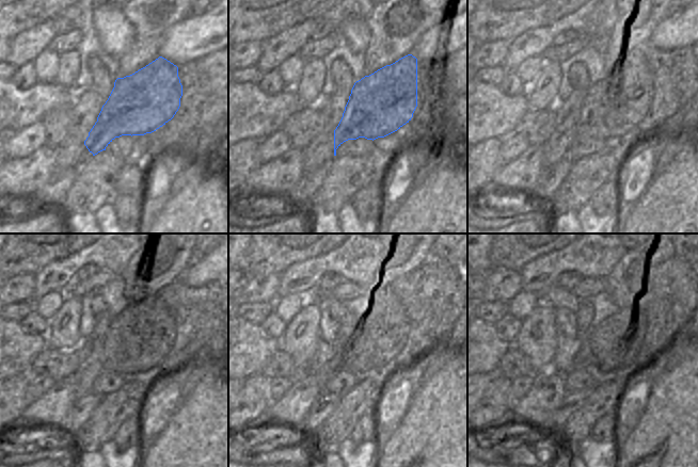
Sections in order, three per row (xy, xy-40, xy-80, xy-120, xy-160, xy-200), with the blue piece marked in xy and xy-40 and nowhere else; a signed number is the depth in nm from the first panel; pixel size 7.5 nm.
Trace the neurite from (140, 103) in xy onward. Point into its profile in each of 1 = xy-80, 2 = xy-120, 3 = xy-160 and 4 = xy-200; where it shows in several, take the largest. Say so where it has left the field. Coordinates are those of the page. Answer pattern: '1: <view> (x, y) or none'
1: xy-80 (614, 106)
2: xy-120 (143, 334)
3: xy-160 (378, 338)
4: xy-200 (613, 343)

